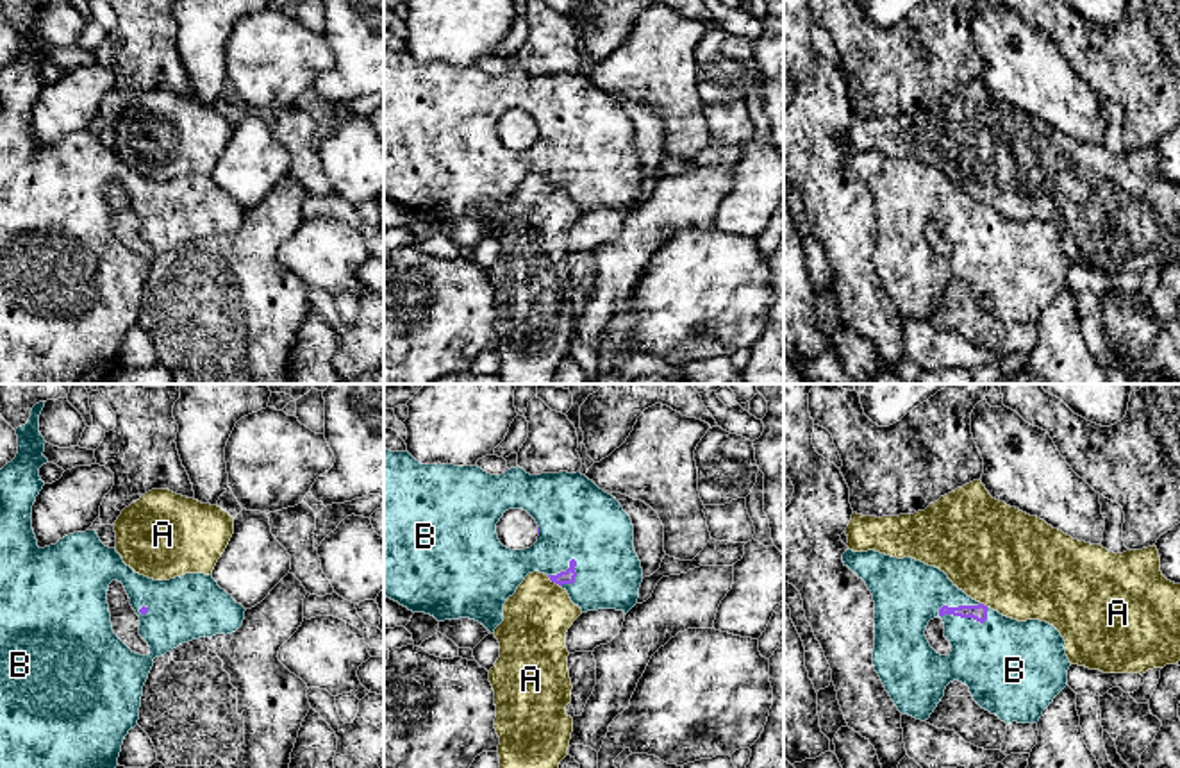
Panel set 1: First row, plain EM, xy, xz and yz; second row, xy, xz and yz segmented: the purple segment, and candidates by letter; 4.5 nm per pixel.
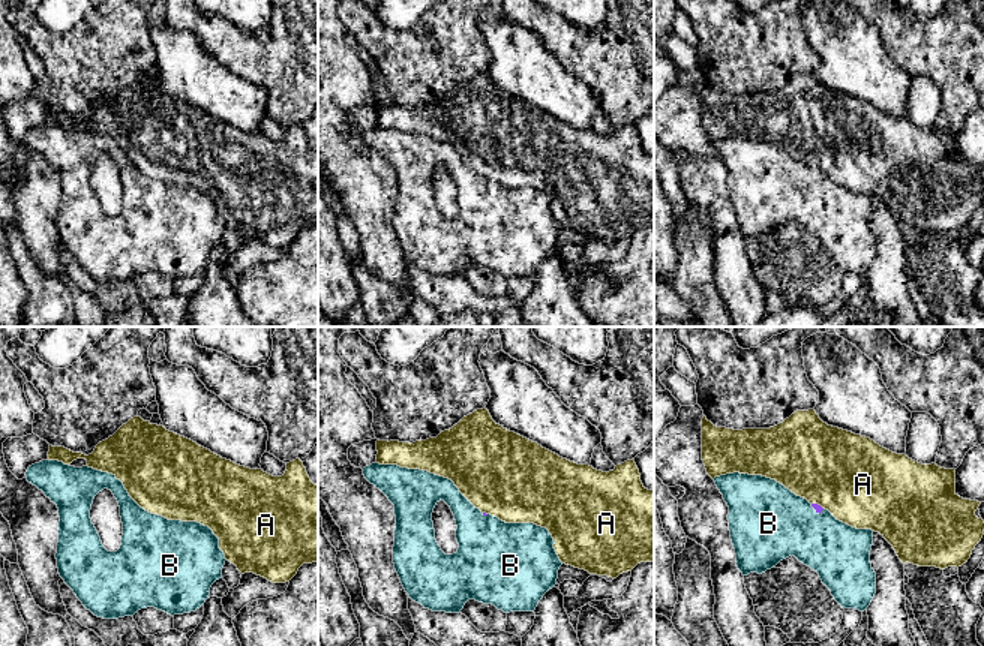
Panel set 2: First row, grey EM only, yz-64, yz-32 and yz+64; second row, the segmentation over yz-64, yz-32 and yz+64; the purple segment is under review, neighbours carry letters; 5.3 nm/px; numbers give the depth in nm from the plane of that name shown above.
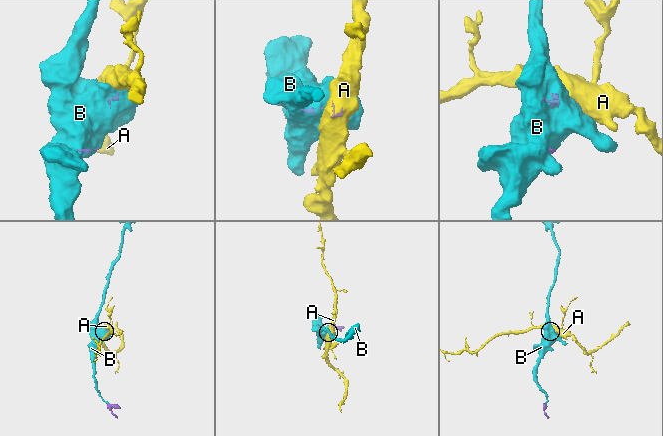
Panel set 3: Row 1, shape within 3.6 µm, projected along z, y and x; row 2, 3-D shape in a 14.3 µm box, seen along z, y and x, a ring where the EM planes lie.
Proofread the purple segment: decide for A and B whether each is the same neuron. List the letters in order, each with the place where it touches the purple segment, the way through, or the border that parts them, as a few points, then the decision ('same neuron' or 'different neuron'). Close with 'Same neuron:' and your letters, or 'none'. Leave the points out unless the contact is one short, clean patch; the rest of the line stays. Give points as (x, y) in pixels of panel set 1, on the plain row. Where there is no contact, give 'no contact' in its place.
A: contact xz (554, 181); border xz (547, 175), (559, 186); different neuron
B: contact yz (963, 217); same neuron
Same neuron: B

